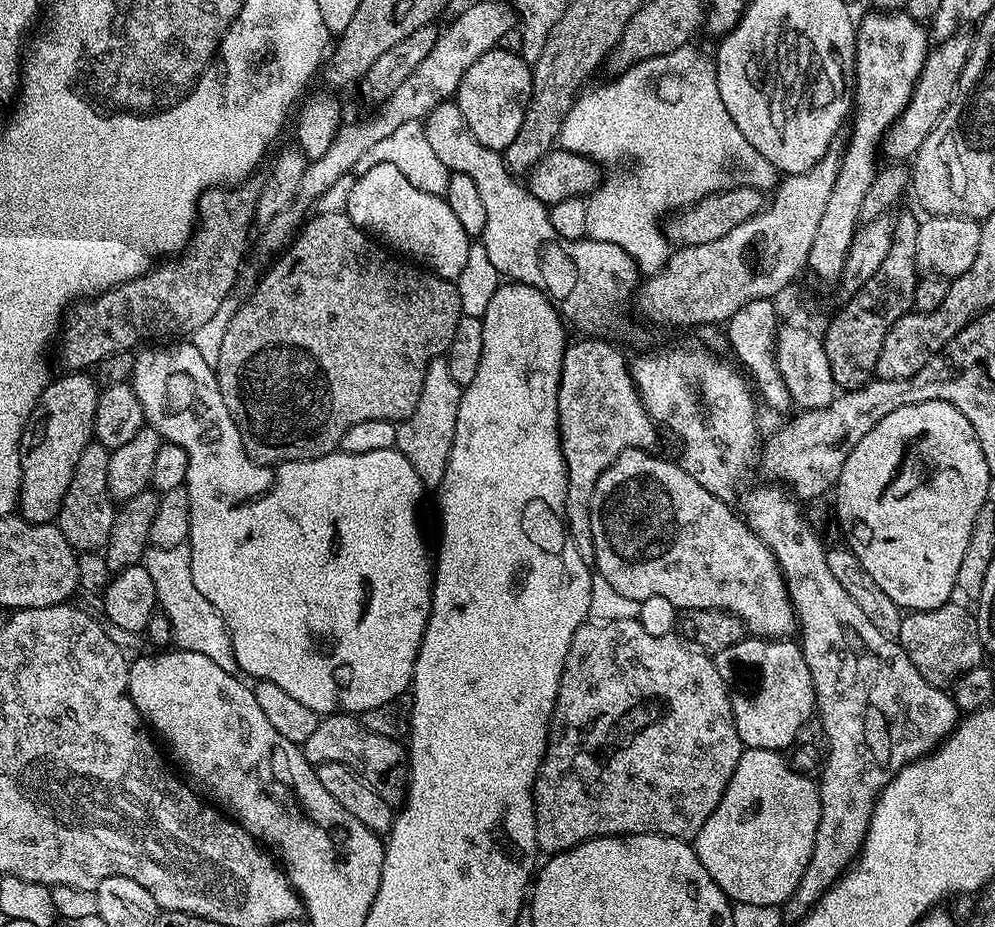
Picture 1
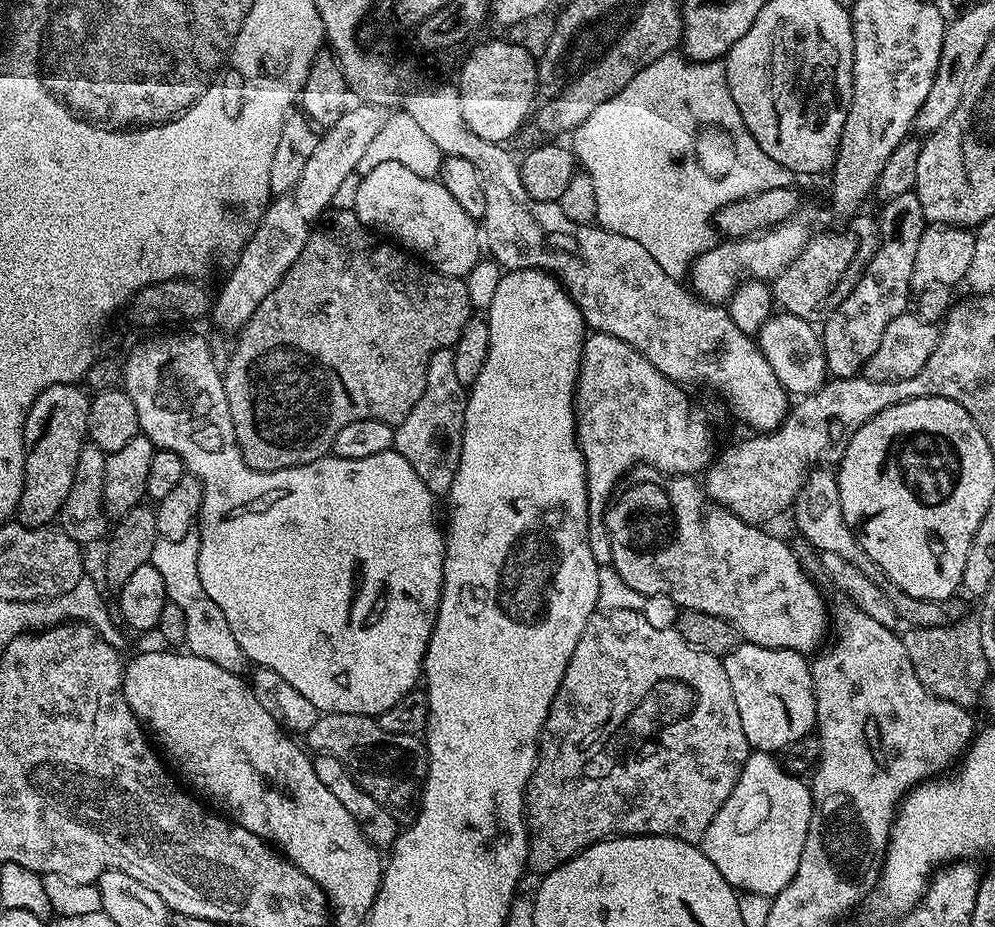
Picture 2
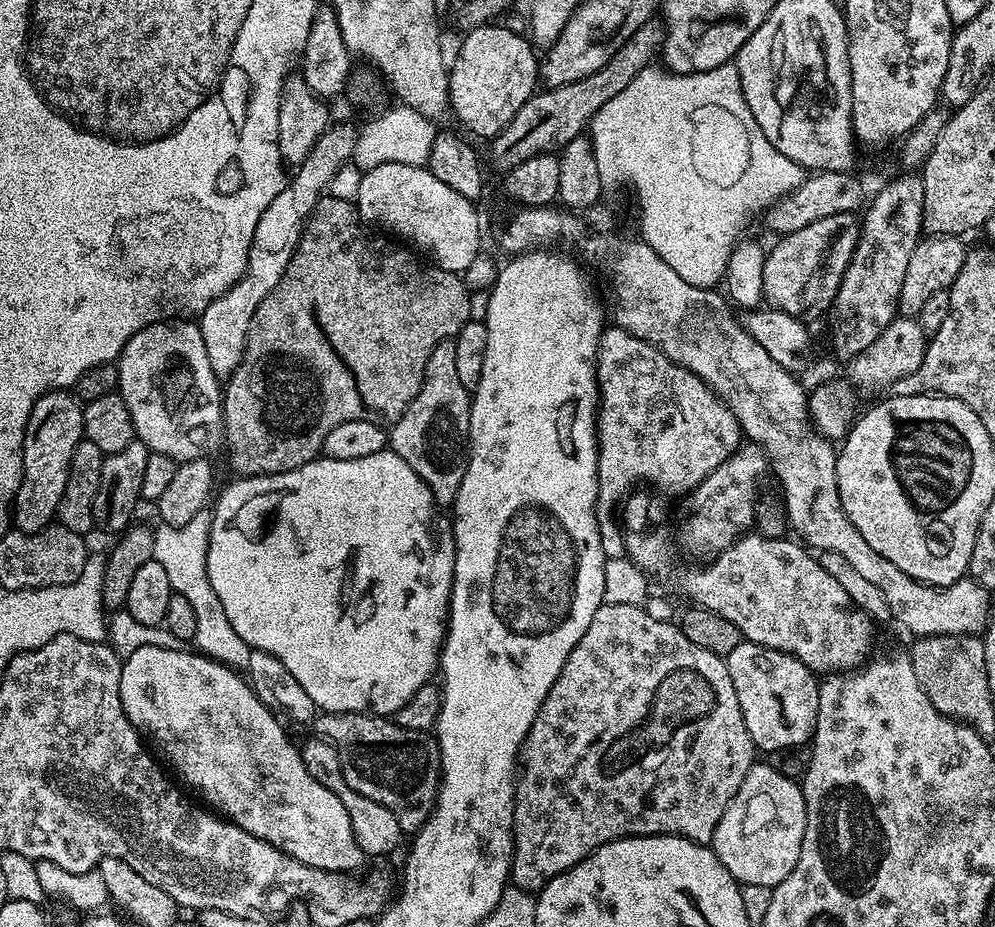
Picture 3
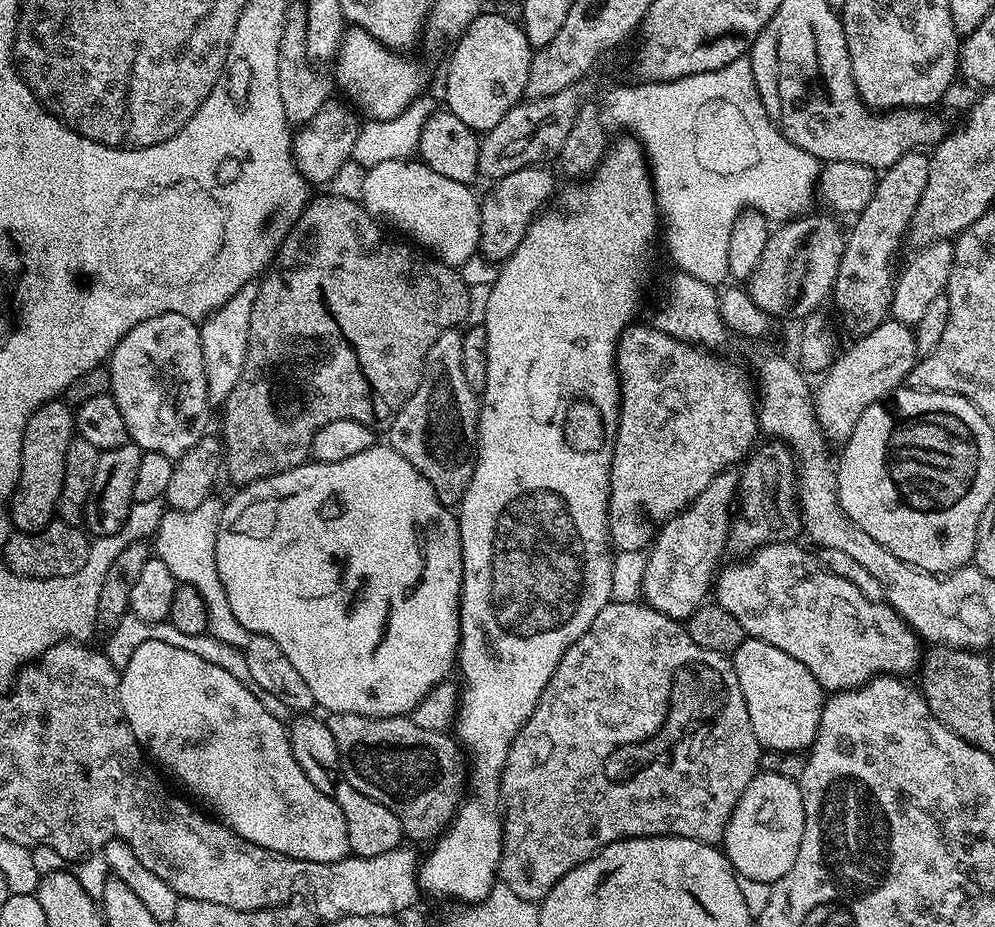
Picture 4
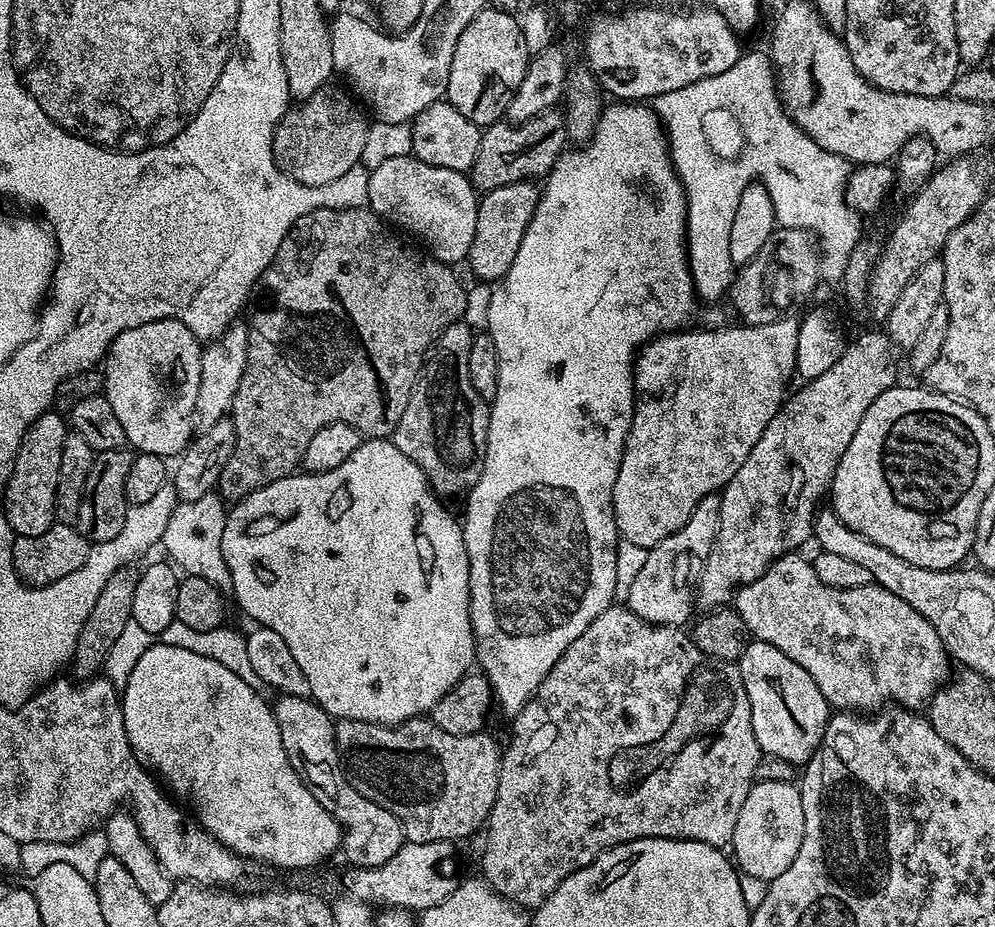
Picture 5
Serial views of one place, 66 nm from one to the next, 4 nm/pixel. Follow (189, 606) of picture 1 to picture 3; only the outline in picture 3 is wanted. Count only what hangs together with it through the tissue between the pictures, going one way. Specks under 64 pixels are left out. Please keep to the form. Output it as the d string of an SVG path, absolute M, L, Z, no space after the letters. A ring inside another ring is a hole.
M205 510L194 514L194 518L190 518L190 522L186 522L184 526L170 526L161 523L155 529L156 537L154 538L154 554L152 558L158 562L158 566L162 566L162 570L166 570L166 578L170 578L170 586L173 593L182 598L186 598L186 602L190 602L190 606L194 609L194 618L196 620L196 629L194 630L194 644L203 655L208 656L212 660L217 660L220 664L225 664L227 668L233 670L247 669L250 662L250 654L253 648L246 642L242 642L242 637L234 630L234 626L230 626L230 618L226 618L226 610L222 610L222 602L218 602L218 594L214 594L214 586L210 586L210 578L206 574L206 550L210 542L210 526L212 525L212 513Z

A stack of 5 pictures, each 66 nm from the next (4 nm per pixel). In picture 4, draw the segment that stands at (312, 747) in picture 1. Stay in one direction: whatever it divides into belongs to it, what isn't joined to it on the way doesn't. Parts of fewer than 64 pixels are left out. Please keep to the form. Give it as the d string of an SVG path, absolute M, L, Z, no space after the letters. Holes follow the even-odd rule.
M334 712L326 723L338 746L344 780L366 798L382 802L398 818L407 839L431 841L451 824L466 784L466 760L451 735L422 730L408 716Z

